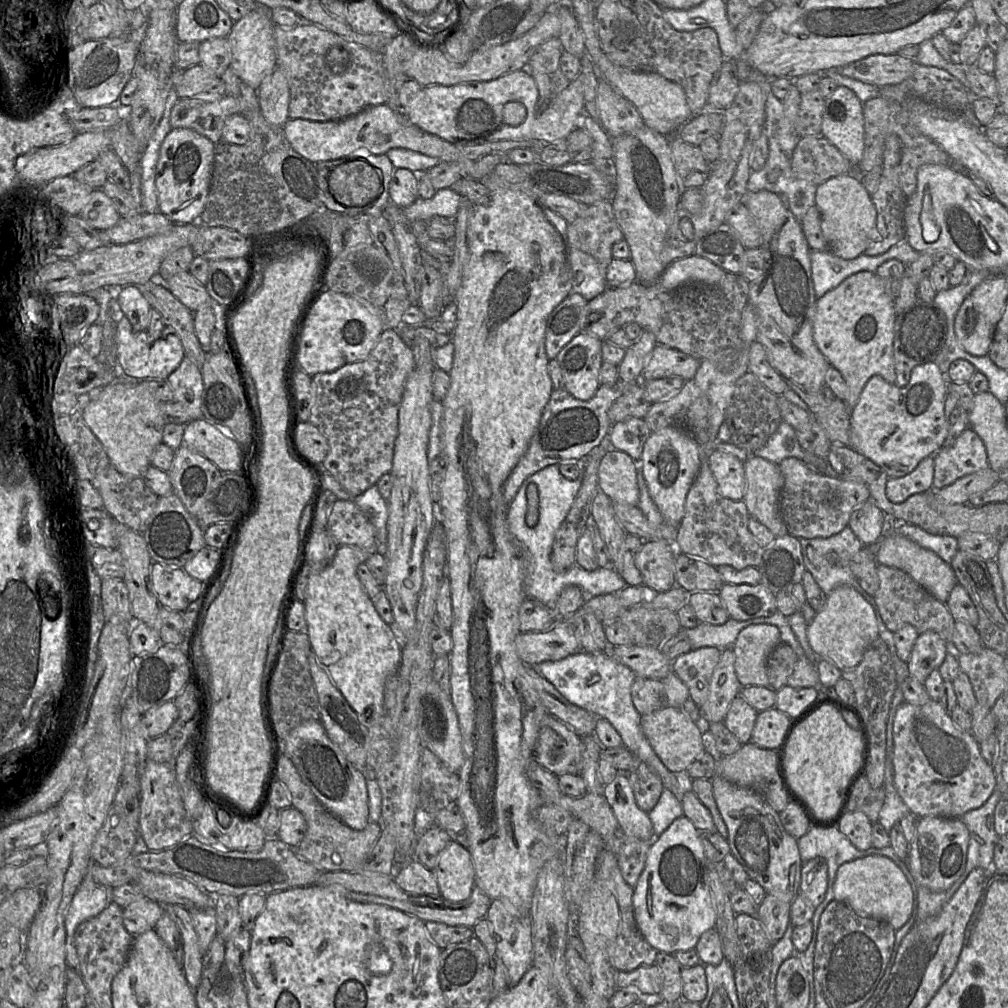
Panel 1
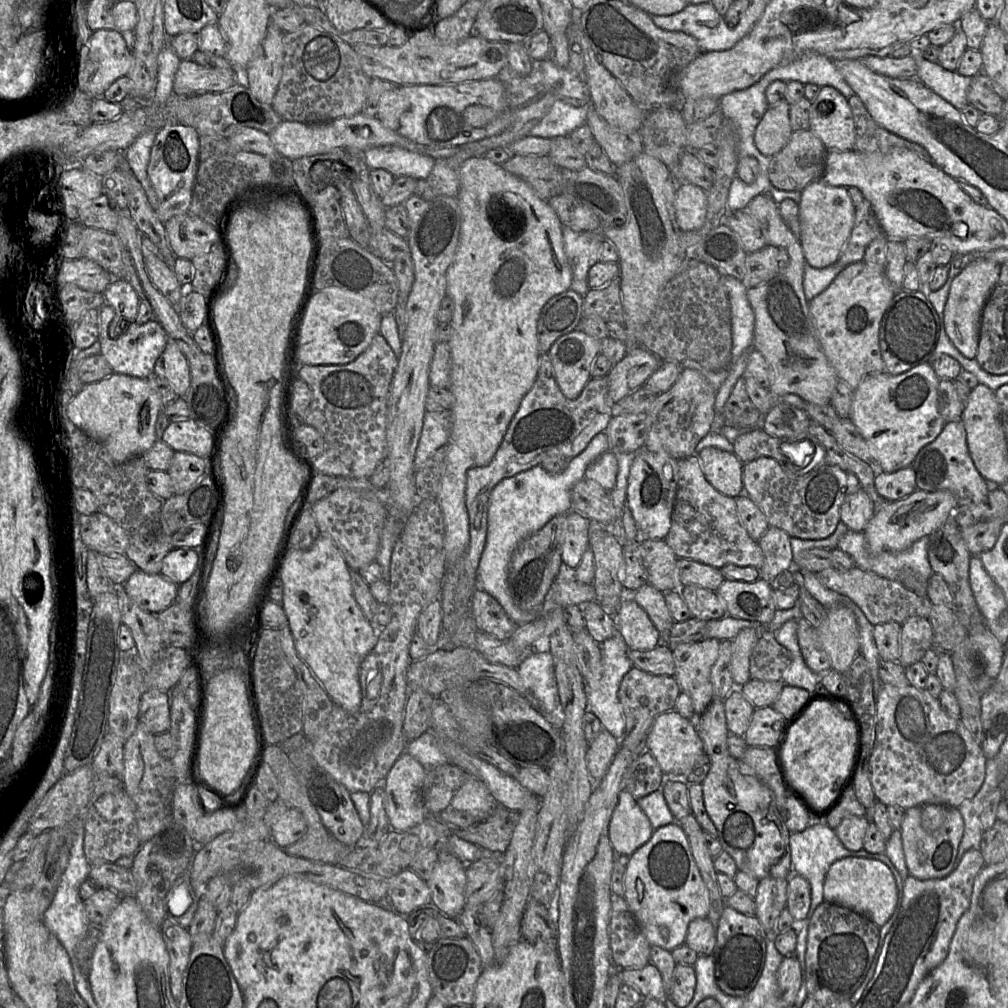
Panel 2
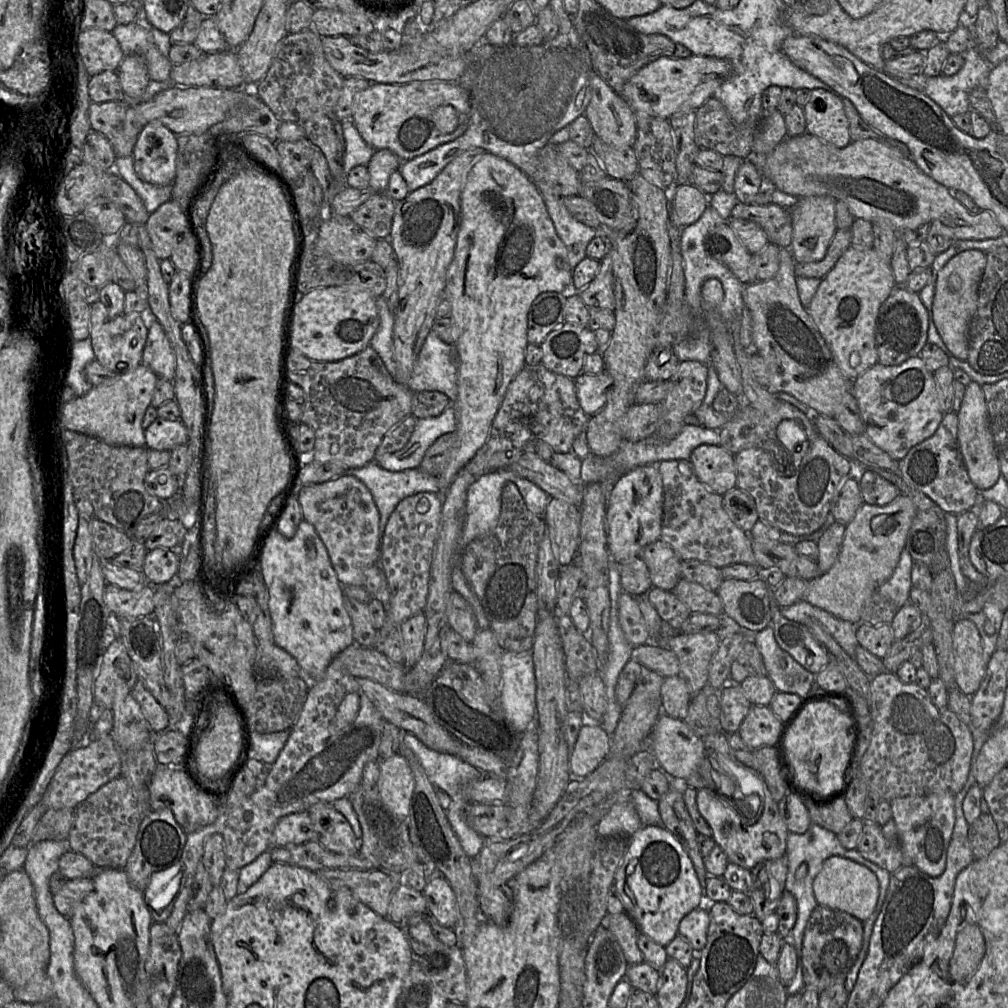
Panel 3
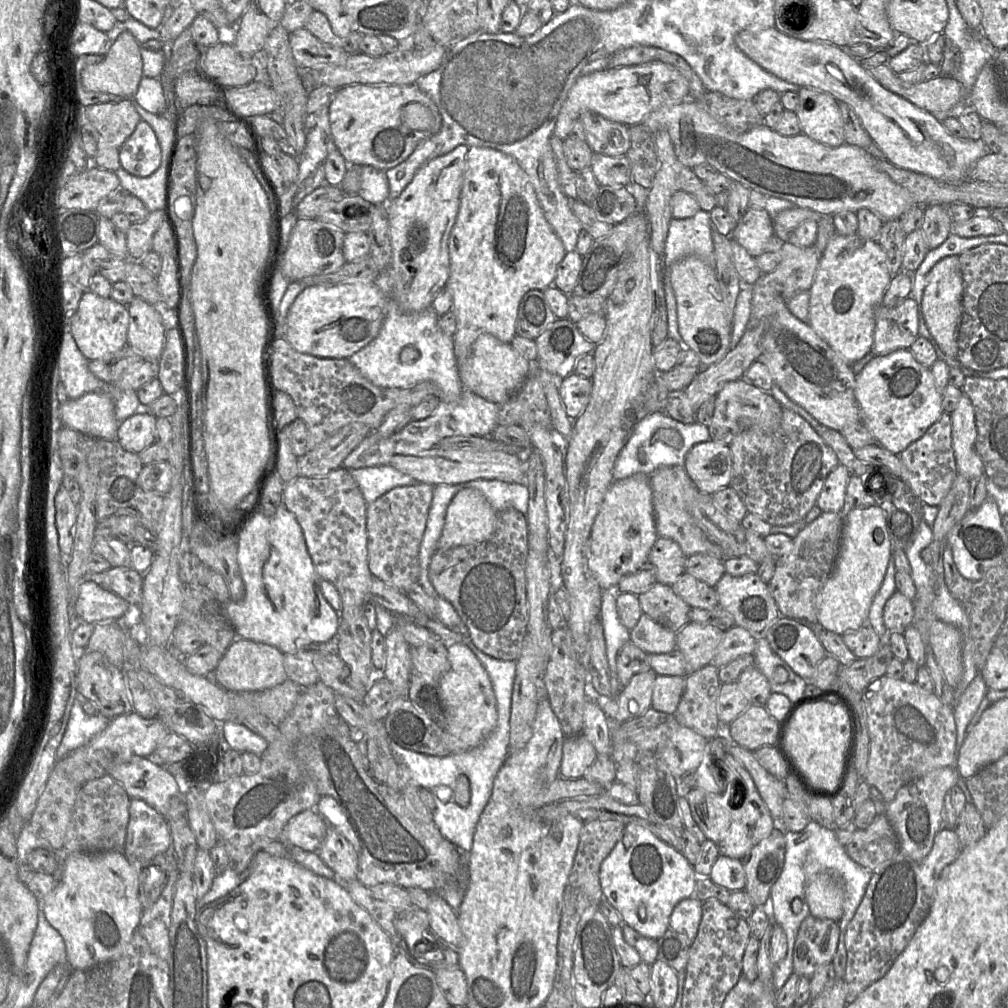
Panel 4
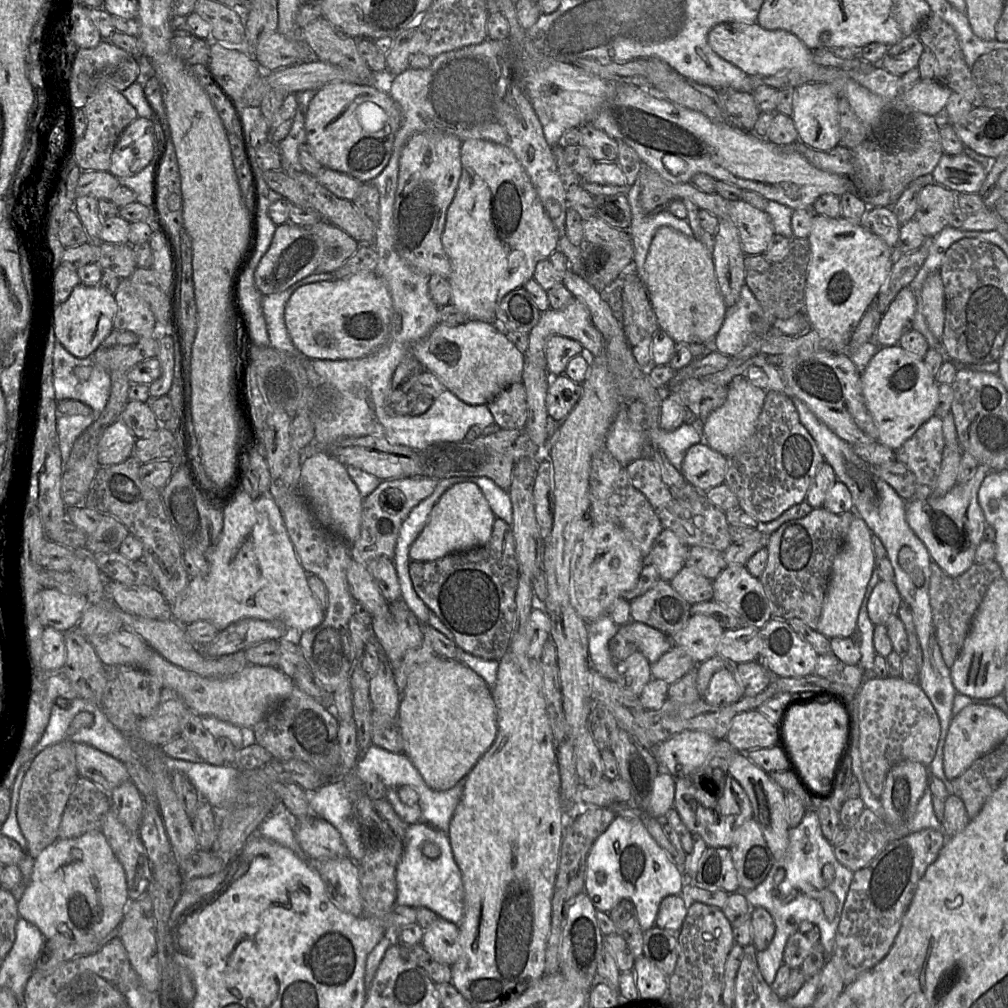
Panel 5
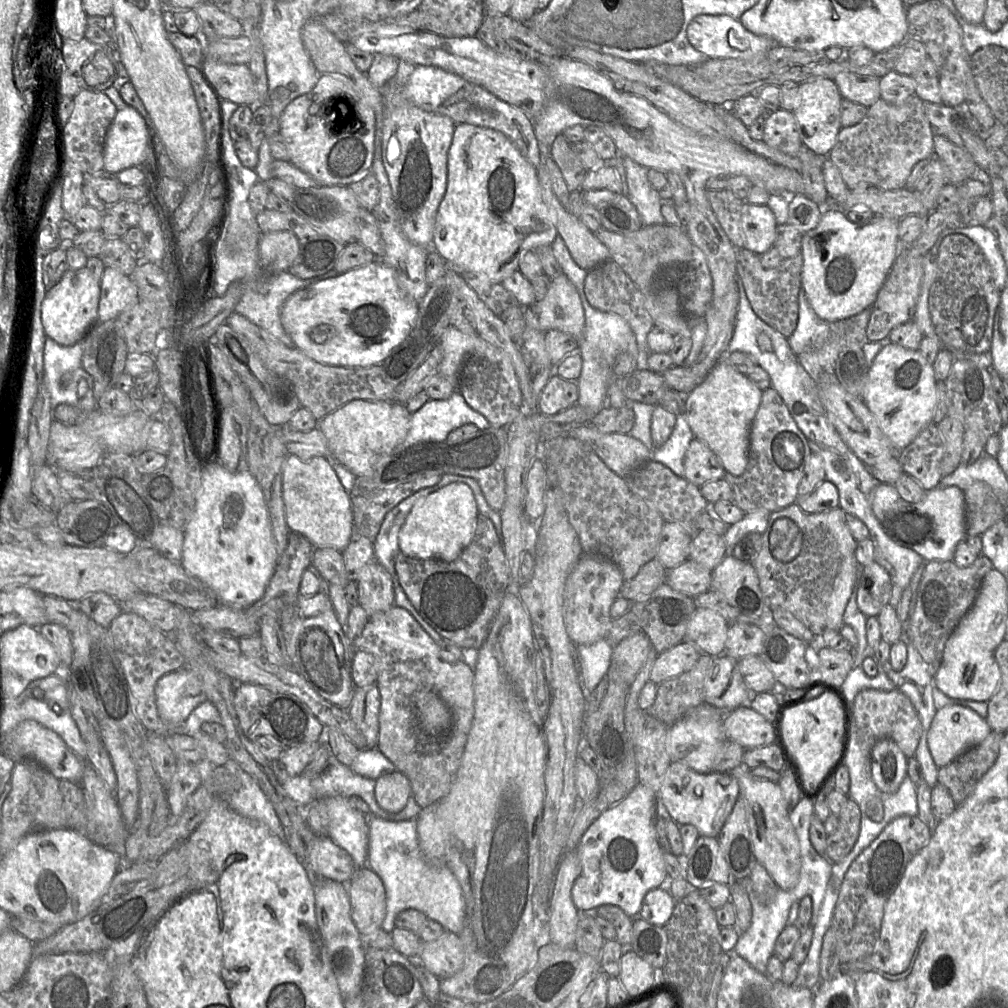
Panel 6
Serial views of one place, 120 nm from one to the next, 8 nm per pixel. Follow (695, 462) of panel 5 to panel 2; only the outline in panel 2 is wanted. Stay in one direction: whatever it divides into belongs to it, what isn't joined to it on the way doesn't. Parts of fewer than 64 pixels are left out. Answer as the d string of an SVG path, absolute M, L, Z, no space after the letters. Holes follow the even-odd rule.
M706 447L697 456L705 478L719 493L730 498L743 493L744 463L734 453Z

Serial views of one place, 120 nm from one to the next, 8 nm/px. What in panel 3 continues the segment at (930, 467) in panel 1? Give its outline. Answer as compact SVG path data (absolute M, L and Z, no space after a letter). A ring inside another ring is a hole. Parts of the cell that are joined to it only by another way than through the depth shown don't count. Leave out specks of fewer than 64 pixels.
M861 471L857 475L856 479L864 504L885 506L900 495L899 489L894 484L877 473Z

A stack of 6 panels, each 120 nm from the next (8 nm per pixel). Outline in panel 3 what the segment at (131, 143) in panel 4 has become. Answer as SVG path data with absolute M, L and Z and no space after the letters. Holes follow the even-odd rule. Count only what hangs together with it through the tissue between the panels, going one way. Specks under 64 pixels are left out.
M151 121L141 130L132 150L134 169L144 181L172 185L178 162L178 136L159 121Z

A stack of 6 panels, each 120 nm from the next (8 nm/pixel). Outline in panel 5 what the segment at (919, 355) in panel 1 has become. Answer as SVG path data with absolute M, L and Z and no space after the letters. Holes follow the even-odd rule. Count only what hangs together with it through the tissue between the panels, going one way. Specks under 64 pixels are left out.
M902 288L883 313L872 340L881 347L898 345L901 336L913 329L915 311L911 288Z

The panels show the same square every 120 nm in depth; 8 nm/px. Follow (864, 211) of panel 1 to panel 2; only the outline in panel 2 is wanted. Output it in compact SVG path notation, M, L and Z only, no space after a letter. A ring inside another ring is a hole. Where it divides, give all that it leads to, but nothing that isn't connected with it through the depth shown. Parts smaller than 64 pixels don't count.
M822 180L801 191L799 205L800 238L805 262L822 269L835 264L848 241L855 222L855 208L848 188L830 186Z

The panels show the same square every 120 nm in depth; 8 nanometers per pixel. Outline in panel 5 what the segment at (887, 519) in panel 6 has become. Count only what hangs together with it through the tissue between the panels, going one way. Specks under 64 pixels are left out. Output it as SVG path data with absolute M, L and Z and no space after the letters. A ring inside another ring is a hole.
M978 464L974 477L966 483L957 483L945 495L925 500L906 500L906 521L915 535L927 547L932 561L951 576L959 576L973 564L976 549L987 527L985 516L978 501L978 490L991 469Z

